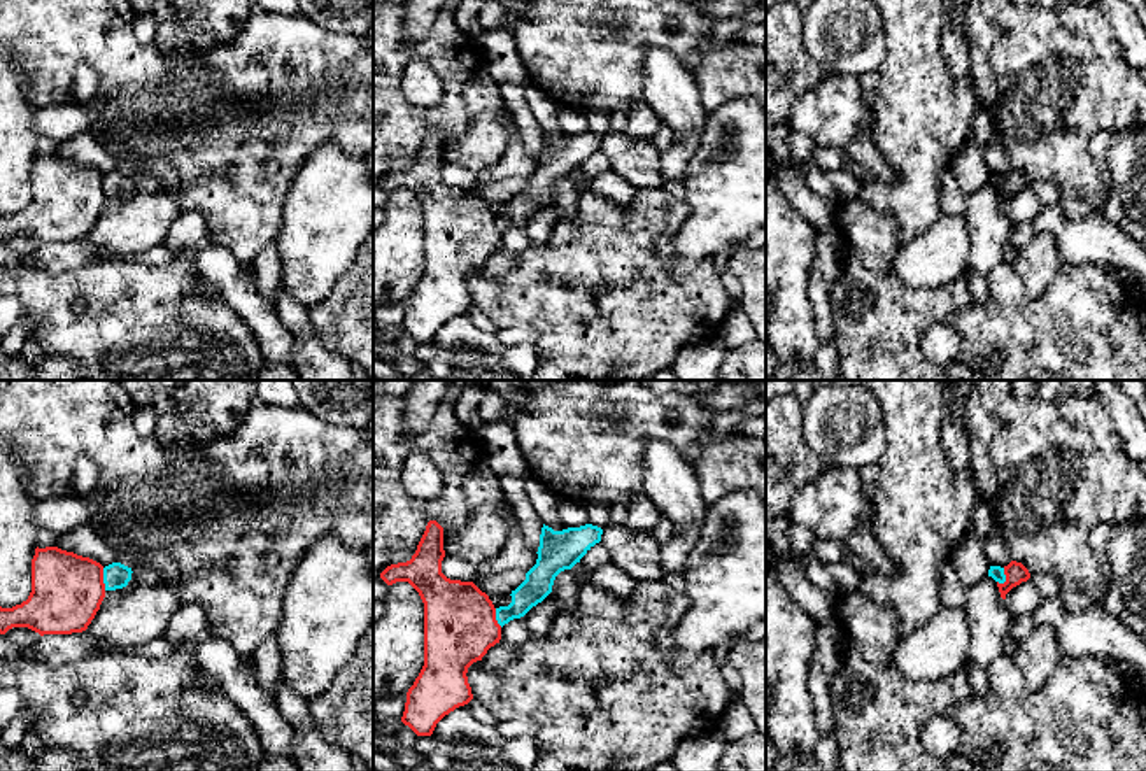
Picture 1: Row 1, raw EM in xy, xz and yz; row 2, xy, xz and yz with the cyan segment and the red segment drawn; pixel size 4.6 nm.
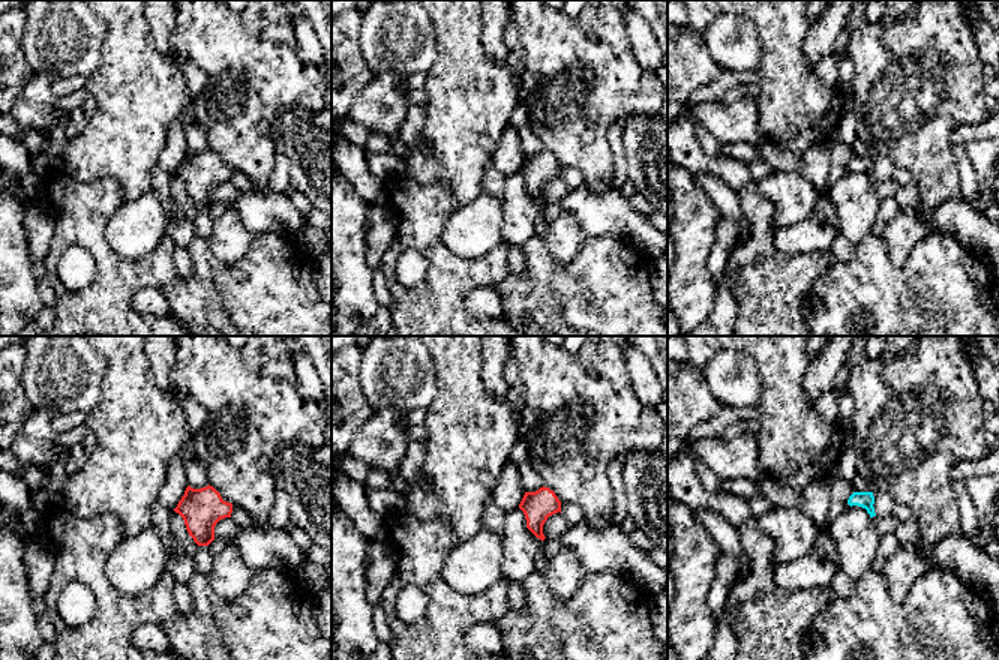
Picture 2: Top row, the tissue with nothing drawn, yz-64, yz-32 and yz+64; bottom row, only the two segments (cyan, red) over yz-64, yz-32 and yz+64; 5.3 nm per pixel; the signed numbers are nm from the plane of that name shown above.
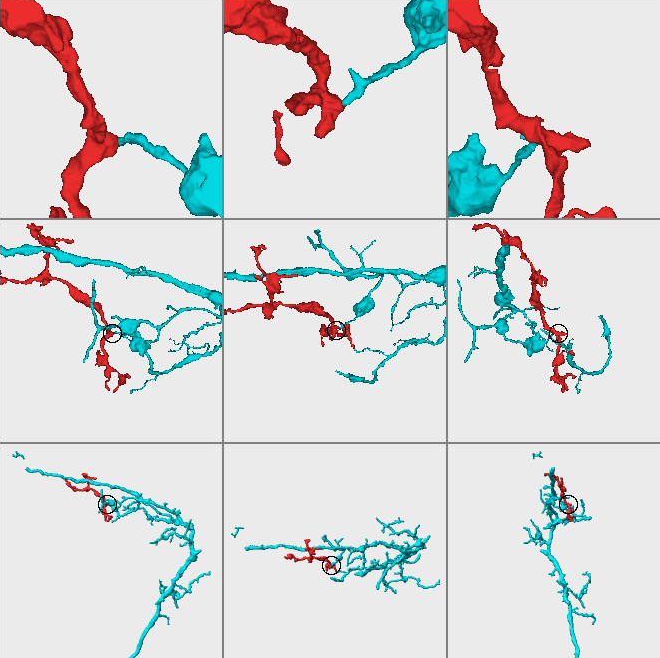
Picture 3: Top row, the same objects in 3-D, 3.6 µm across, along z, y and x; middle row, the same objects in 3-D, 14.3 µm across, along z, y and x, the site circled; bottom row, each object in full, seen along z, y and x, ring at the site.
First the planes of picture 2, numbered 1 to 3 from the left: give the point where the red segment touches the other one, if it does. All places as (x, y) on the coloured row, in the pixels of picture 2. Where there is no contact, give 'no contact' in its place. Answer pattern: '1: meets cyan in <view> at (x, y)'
1: no contact
2: no contact
3: no contact

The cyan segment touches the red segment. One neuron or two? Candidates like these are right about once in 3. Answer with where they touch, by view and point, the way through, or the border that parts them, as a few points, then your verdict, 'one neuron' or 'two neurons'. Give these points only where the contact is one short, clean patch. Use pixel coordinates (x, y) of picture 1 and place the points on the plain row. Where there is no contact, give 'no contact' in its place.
xy (104, 186) | along xy (102, 176), (106, 197) | two neurons

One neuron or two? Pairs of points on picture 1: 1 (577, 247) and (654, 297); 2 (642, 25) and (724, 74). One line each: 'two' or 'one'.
1: one
2: two

